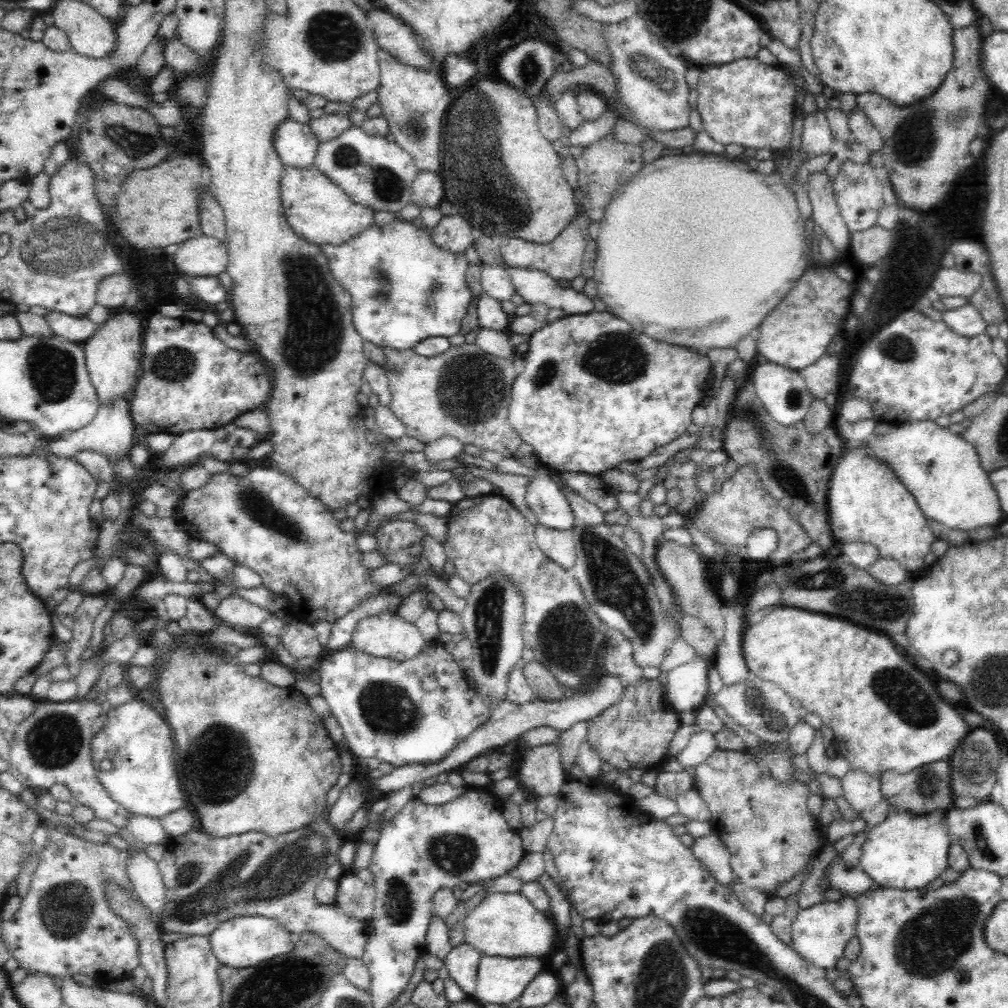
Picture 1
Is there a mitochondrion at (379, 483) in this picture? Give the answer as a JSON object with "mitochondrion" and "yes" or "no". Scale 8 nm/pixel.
{"mitochondrion":"no"}

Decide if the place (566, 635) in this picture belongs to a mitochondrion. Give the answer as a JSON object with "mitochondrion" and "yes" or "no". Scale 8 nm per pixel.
{"mitochondrion":"yes"}

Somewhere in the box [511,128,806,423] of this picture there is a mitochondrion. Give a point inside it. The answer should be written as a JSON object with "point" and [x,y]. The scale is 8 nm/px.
{"point":[615,357]}

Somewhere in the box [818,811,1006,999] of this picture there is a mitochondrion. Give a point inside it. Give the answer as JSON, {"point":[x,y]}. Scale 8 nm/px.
{"point":[933,942]}

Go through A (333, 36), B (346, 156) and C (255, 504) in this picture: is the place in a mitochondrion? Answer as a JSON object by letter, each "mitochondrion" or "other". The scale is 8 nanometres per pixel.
{"A":"mitochondrion","B":"mitochondrion","C":"mitochondrion"}

